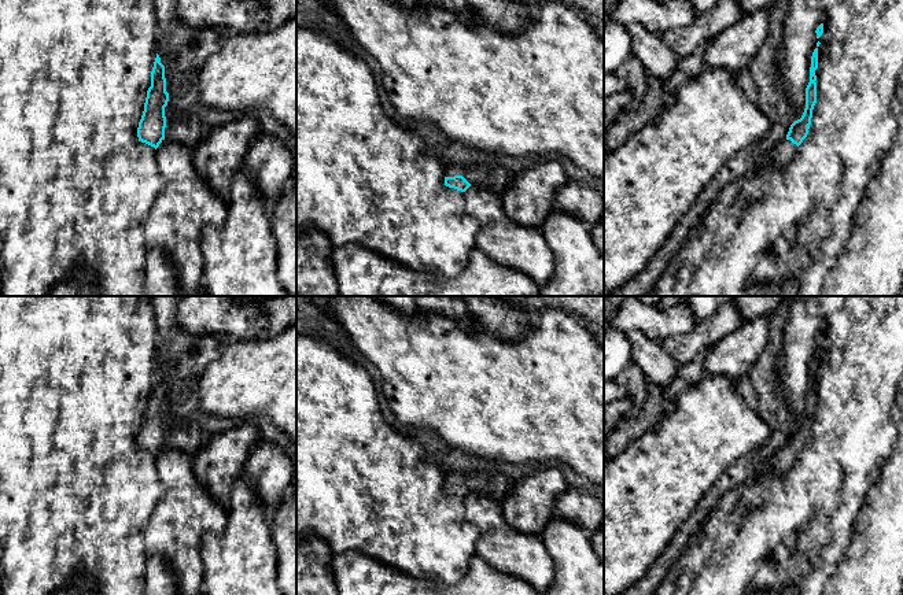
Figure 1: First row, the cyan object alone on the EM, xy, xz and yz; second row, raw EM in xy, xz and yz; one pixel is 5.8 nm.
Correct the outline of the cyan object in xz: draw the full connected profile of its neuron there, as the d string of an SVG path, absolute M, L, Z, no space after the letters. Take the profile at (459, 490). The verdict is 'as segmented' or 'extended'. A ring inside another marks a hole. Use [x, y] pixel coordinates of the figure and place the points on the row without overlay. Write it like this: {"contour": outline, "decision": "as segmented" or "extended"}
{"contour": "M495 470L445 474L445 492L465 499L471 492L502 502L511 489L511 481Z", "decision": "extended"}

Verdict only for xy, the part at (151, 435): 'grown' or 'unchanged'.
grown

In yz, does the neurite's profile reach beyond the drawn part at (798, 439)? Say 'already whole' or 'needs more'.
needs more

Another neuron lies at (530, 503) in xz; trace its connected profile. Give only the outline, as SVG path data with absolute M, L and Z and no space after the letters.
M545 465L512 483L501 502L508 525L524 535L541 535L554 514L556 503L570 488L557 465Z

